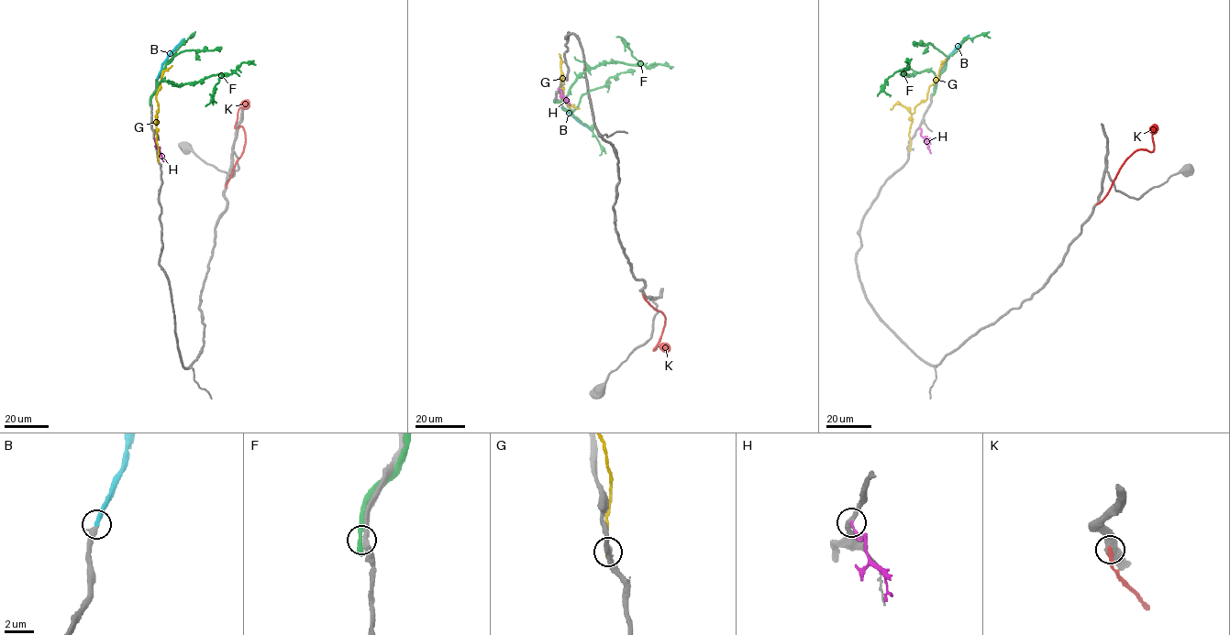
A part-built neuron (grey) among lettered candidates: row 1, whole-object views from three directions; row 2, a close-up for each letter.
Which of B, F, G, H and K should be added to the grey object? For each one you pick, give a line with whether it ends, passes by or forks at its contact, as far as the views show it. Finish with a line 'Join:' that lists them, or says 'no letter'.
B: it ends there
Join: B

